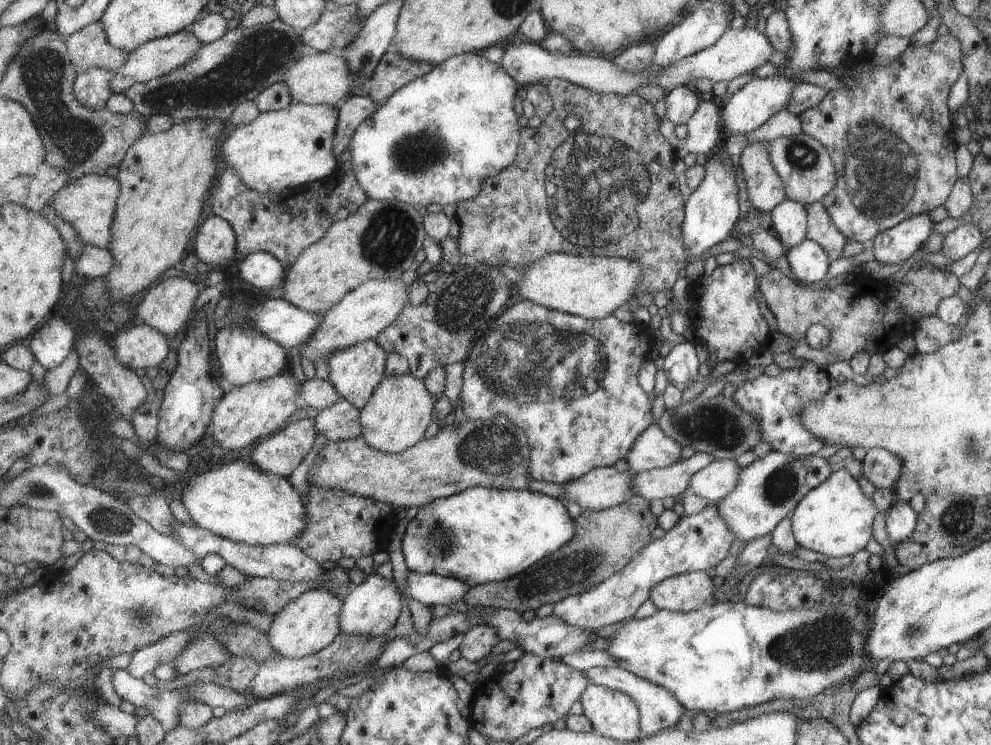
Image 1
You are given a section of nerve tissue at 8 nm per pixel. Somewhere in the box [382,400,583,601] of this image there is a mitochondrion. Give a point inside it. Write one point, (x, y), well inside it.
(496, 449)

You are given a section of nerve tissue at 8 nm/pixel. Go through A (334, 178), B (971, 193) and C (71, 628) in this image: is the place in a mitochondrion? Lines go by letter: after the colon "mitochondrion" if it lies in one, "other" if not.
A: other
B: other
C: other

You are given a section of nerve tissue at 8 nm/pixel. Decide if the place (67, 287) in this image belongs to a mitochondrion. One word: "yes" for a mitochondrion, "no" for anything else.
no

